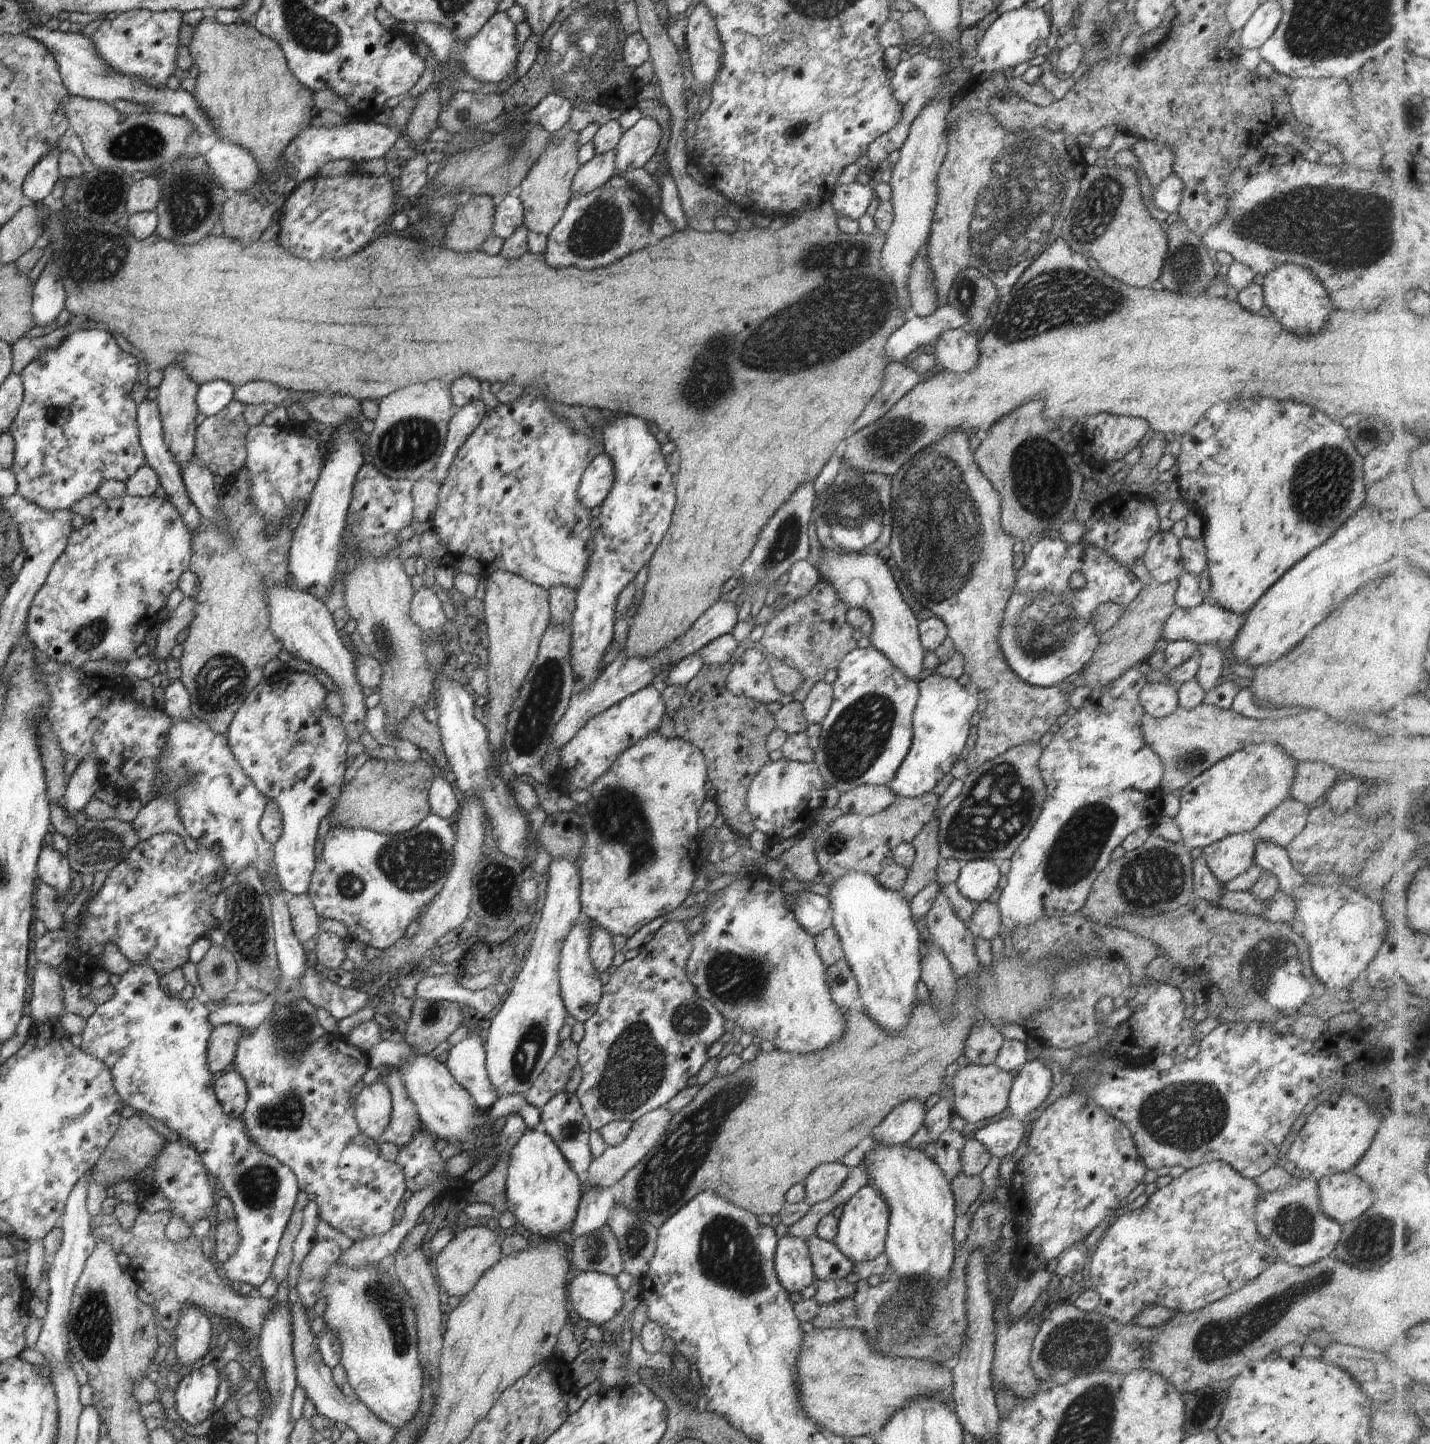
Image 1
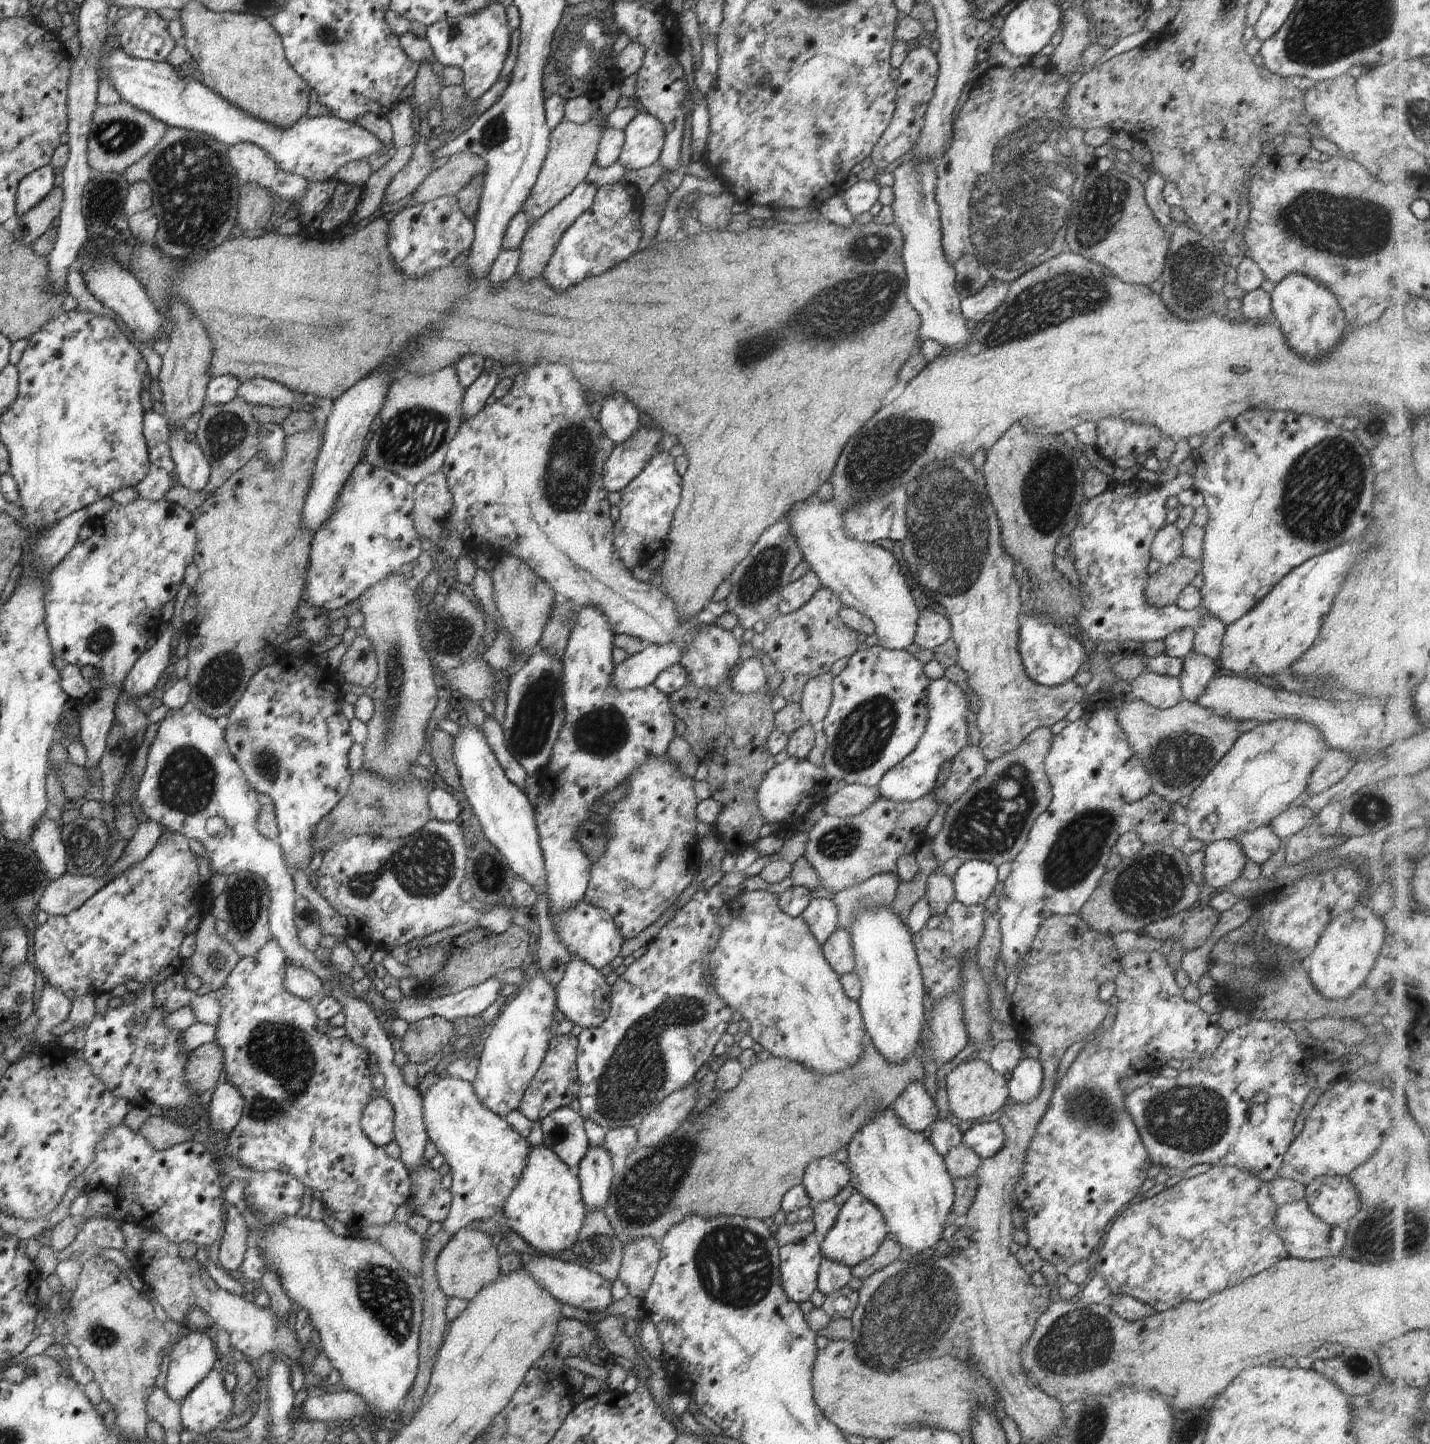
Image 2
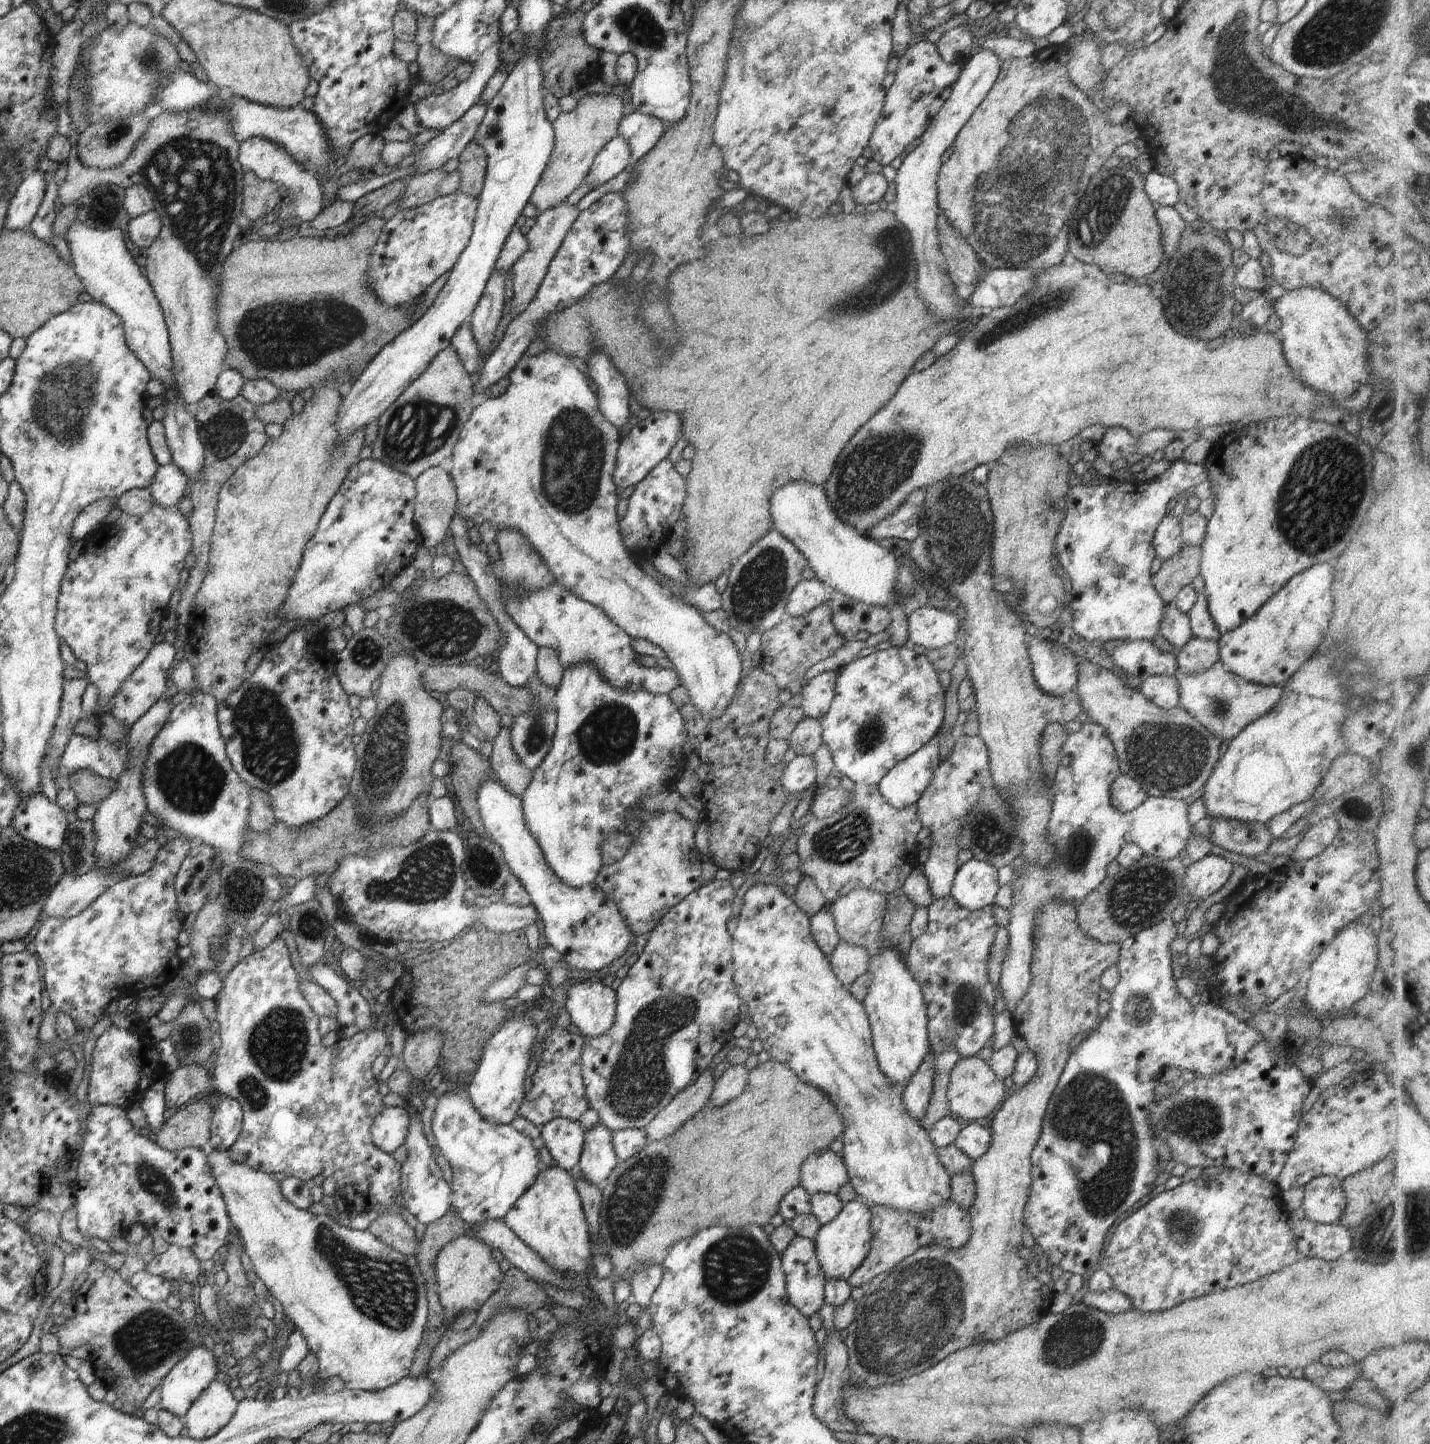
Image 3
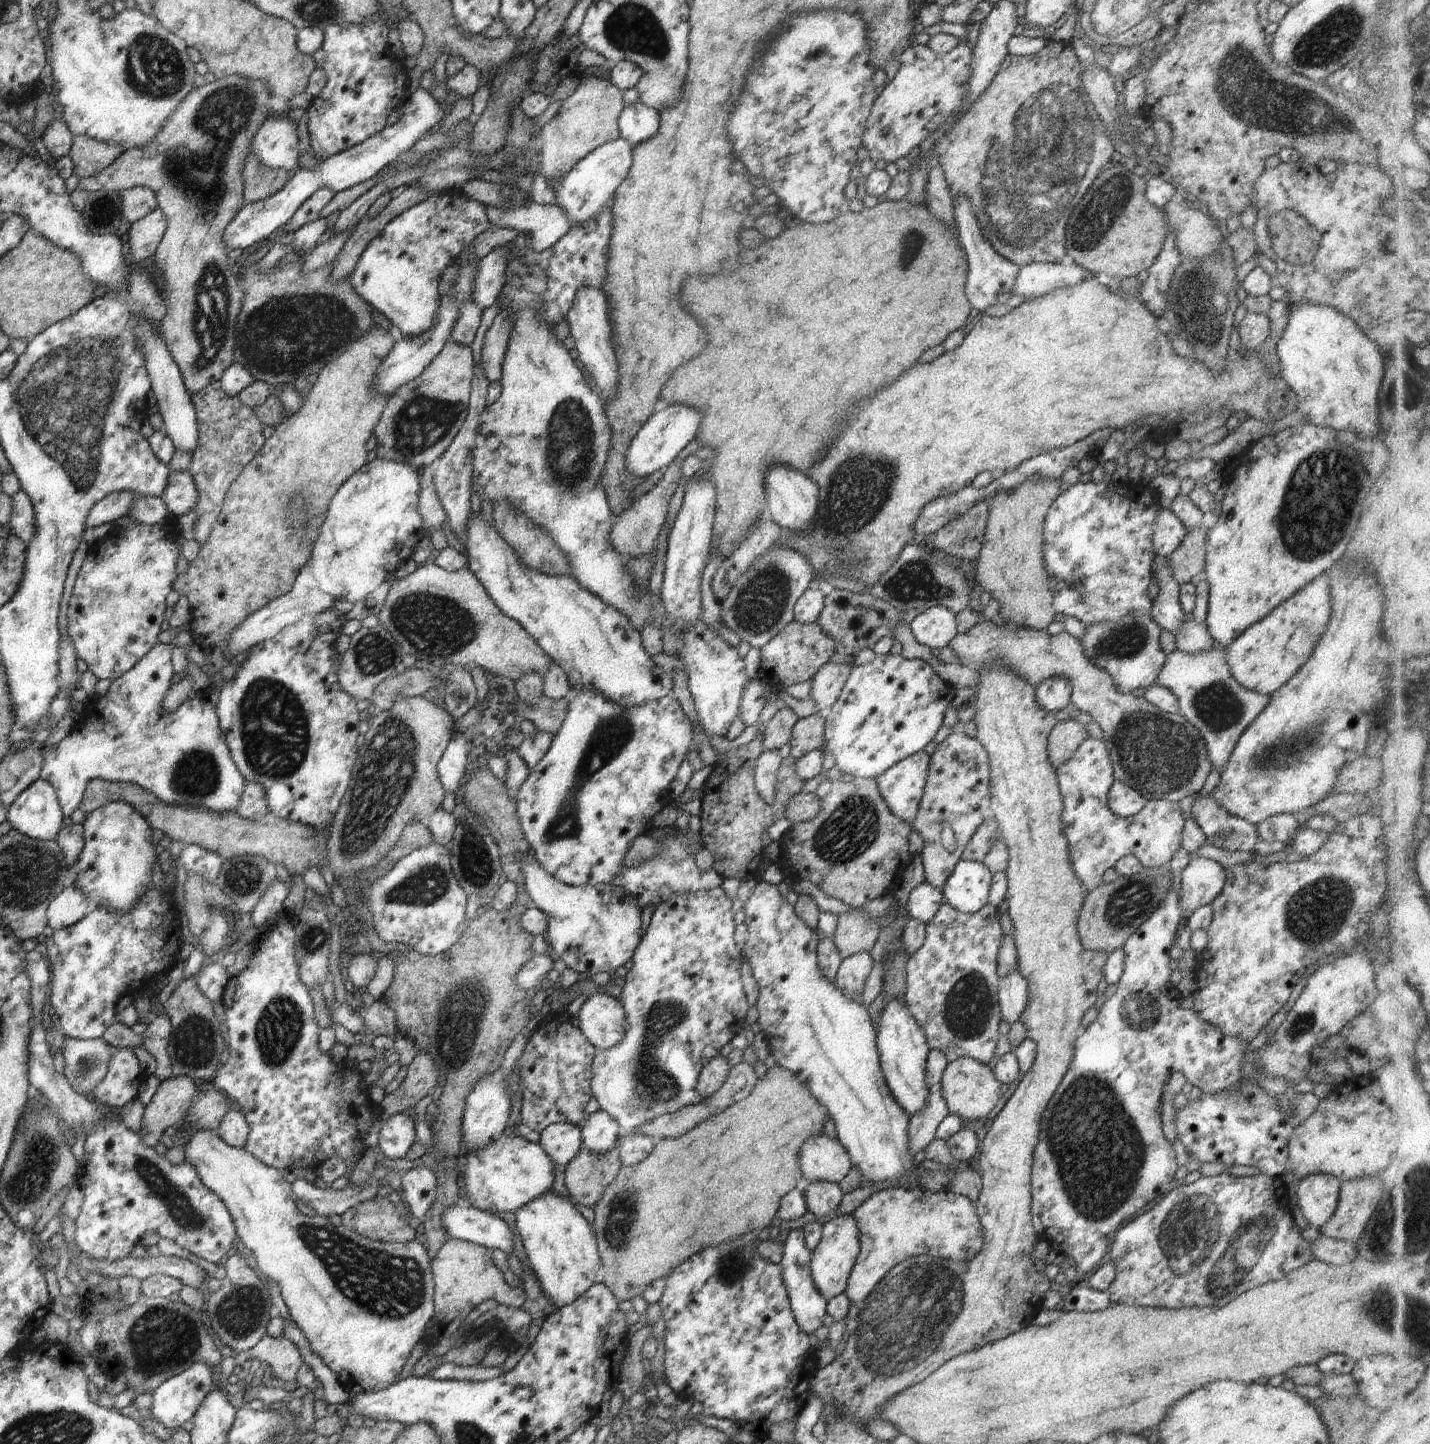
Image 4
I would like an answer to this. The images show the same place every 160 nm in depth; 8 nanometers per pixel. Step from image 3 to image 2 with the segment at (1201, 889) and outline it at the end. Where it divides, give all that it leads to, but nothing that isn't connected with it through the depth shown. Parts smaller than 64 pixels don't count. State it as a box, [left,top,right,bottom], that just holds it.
[1204,840,1246,890]

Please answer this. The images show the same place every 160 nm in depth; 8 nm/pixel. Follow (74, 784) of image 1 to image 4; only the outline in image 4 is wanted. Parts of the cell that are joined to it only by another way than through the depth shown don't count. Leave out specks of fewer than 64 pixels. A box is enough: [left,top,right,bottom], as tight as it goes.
[68,520,183,680]

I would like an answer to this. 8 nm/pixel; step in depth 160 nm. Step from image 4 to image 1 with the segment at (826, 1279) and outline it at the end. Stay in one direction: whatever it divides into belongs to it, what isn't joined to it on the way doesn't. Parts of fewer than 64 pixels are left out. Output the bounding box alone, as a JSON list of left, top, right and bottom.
[833,1184,890,1264]

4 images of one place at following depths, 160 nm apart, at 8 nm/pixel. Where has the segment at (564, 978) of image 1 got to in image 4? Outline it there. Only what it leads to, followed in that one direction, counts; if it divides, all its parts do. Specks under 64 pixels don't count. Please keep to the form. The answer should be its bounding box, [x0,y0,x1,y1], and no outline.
[580,991,624,1050]

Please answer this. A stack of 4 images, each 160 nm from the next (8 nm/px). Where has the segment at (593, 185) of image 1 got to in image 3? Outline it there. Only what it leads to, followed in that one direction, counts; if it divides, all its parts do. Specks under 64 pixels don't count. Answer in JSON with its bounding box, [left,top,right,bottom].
[504,203,582,314]

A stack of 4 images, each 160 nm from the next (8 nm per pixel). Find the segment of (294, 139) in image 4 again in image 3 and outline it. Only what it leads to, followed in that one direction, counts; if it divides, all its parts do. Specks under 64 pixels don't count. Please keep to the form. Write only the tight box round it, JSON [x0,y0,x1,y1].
[239,137,327,223]

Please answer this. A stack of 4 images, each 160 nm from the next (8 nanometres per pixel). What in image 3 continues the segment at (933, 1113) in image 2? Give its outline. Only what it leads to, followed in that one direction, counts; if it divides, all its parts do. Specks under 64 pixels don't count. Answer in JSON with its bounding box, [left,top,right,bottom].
[901,1054,935,1122]

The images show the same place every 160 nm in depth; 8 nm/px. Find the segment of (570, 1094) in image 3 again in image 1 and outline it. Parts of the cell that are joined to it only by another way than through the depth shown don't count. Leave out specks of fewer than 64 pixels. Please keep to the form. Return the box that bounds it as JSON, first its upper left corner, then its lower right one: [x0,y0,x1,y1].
[524,1039,577,1109]

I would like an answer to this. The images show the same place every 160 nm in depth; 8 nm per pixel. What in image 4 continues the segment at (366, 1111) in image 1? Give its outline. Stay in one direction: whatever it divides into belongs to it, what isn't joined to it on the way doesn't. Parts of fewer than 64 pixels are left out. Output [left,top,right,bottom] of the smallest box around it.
[378,1112,417,1159]

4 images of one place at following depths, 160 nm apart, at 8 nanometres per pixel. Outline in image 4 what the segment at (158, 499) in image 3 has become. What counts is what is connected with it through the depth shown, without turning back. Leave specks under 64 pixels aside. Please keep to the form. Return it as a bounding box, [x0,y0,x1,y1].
[161,470,197,516]

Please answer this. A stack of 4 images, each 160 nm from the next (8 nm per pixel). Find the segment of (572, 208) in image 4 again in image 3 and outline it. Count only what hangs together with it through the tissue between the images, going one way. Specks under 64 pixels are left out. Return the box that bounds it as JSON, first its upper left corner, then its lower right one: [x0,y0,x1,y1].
[583,134,634,189]

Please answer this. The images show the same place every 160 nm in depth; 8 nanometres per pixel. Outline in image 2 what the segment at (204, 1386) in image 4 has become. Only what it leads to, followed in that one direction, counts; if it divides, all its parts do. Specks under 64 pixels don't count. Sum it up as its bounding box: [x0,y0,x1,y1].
[165,1327,219,1403]

